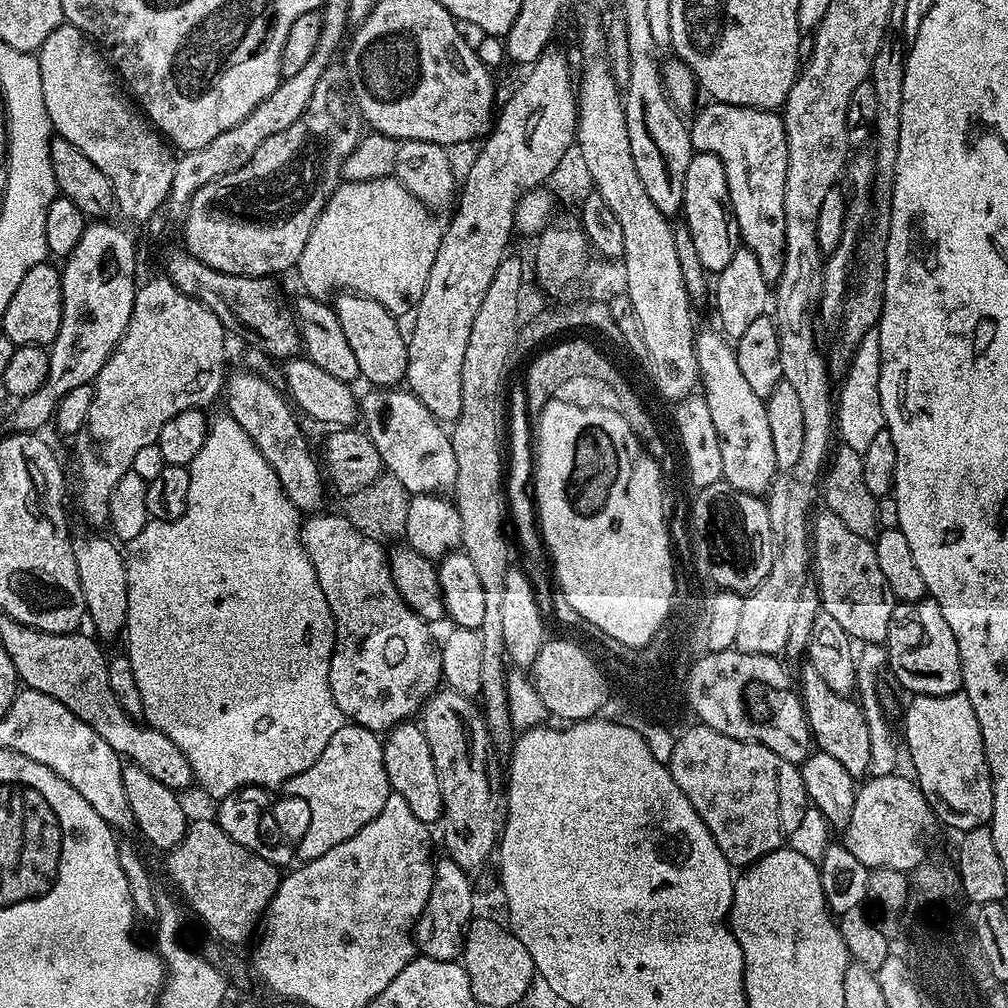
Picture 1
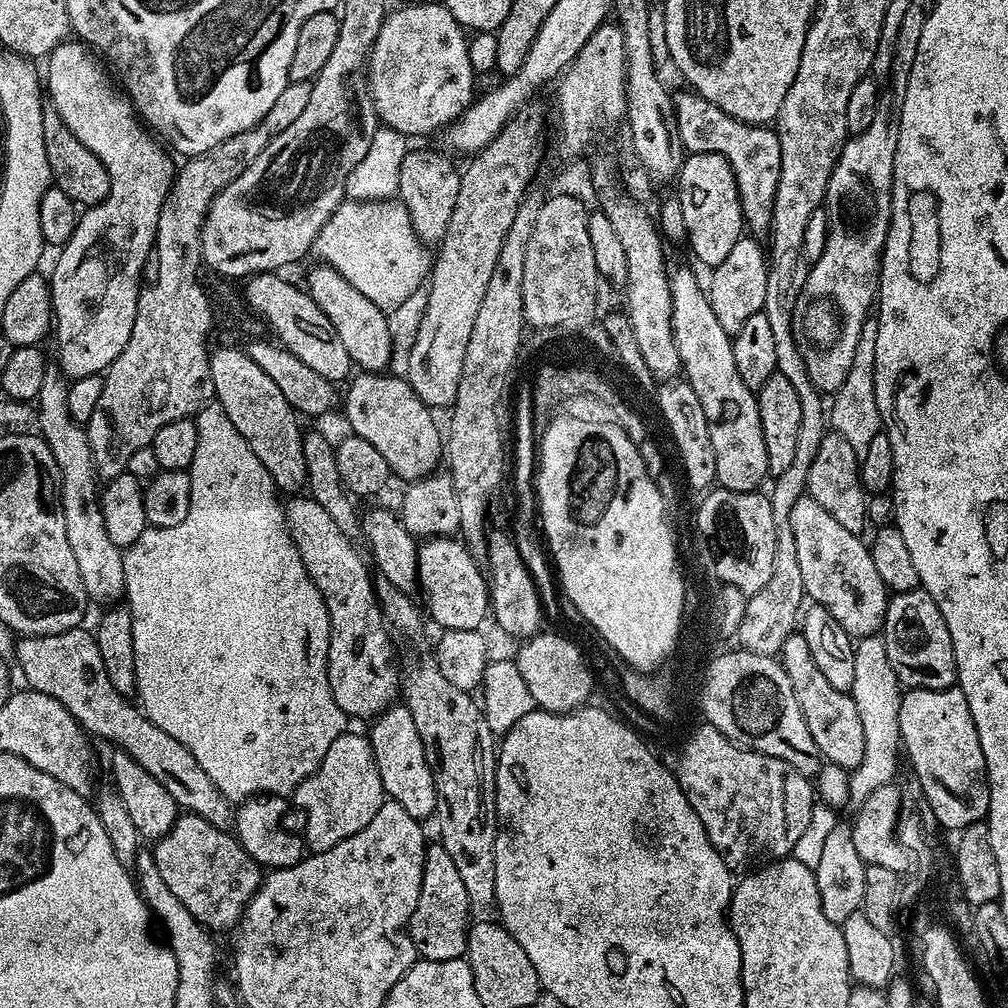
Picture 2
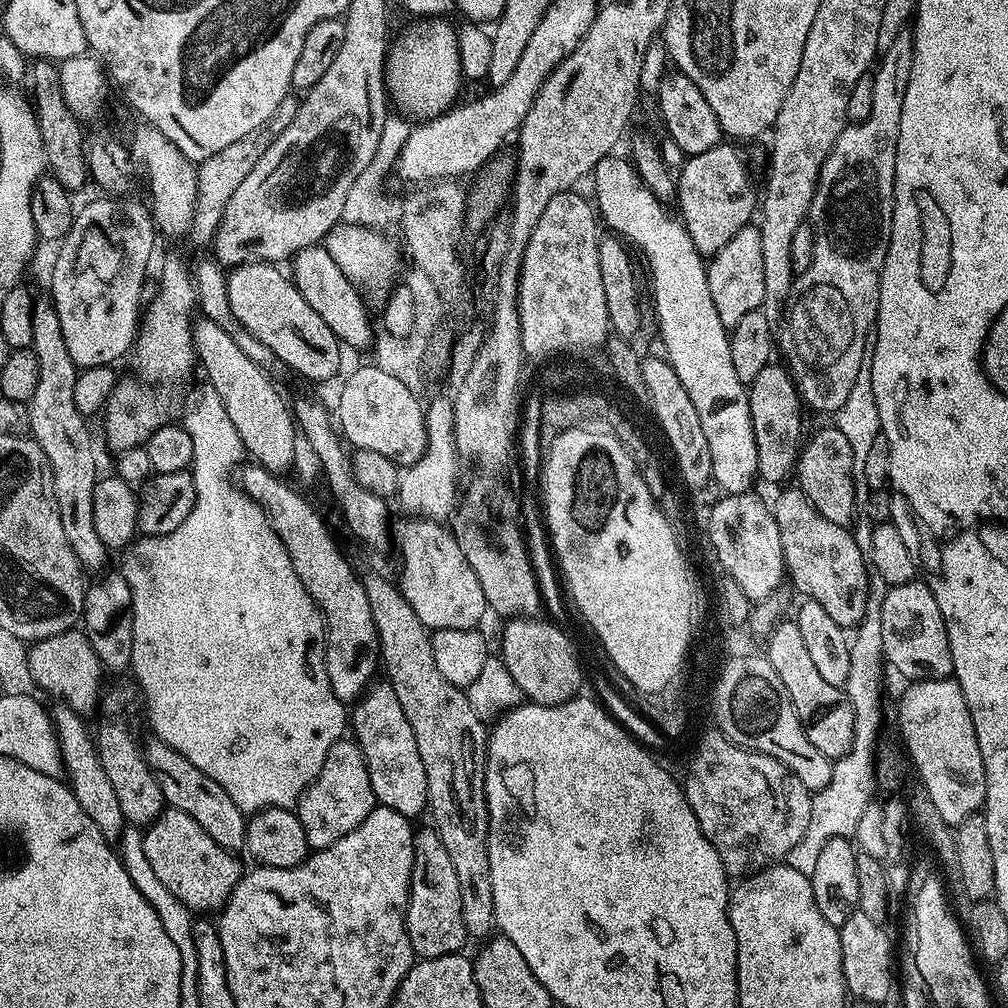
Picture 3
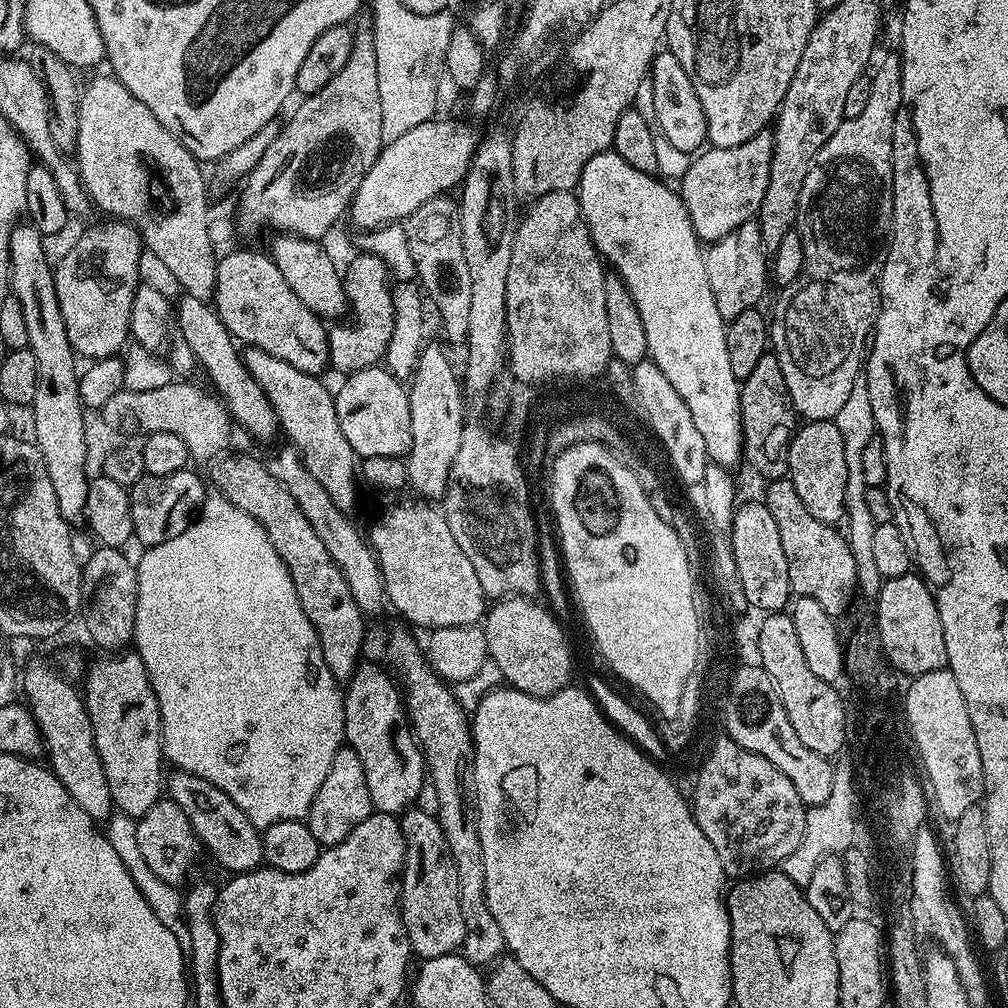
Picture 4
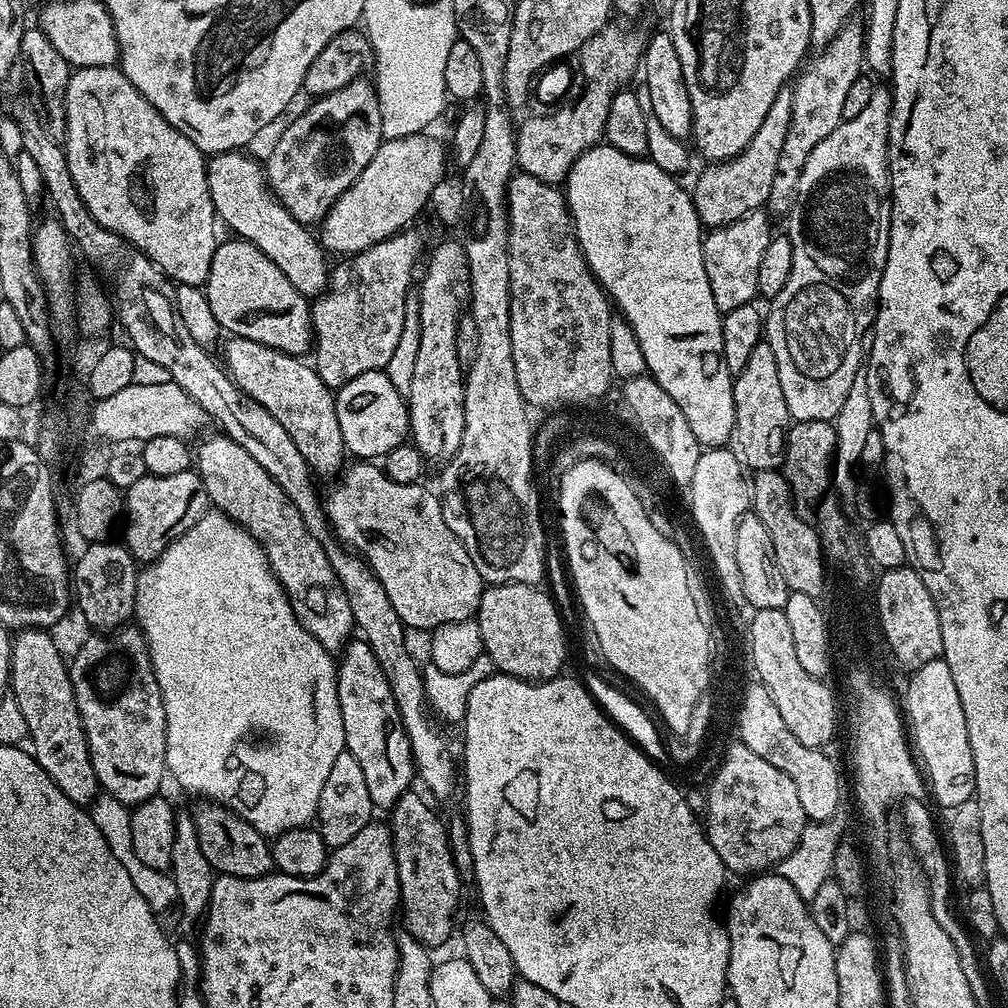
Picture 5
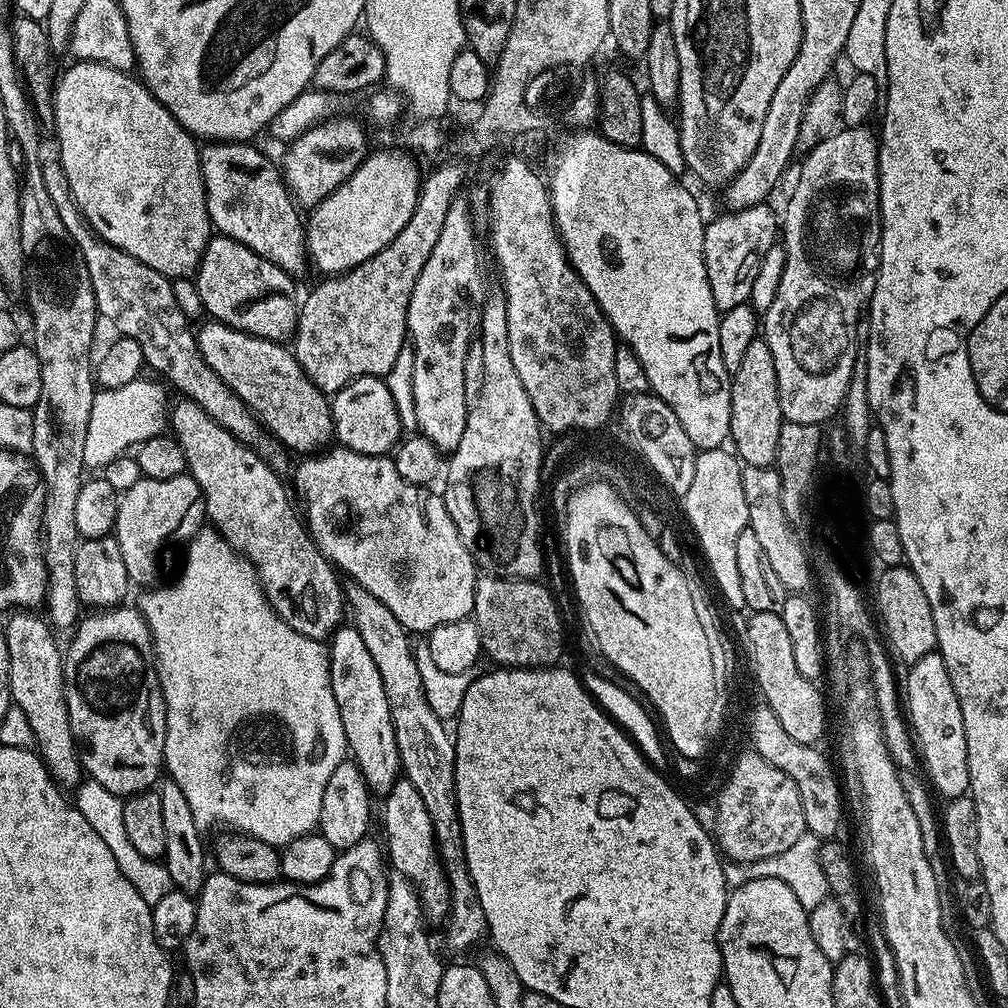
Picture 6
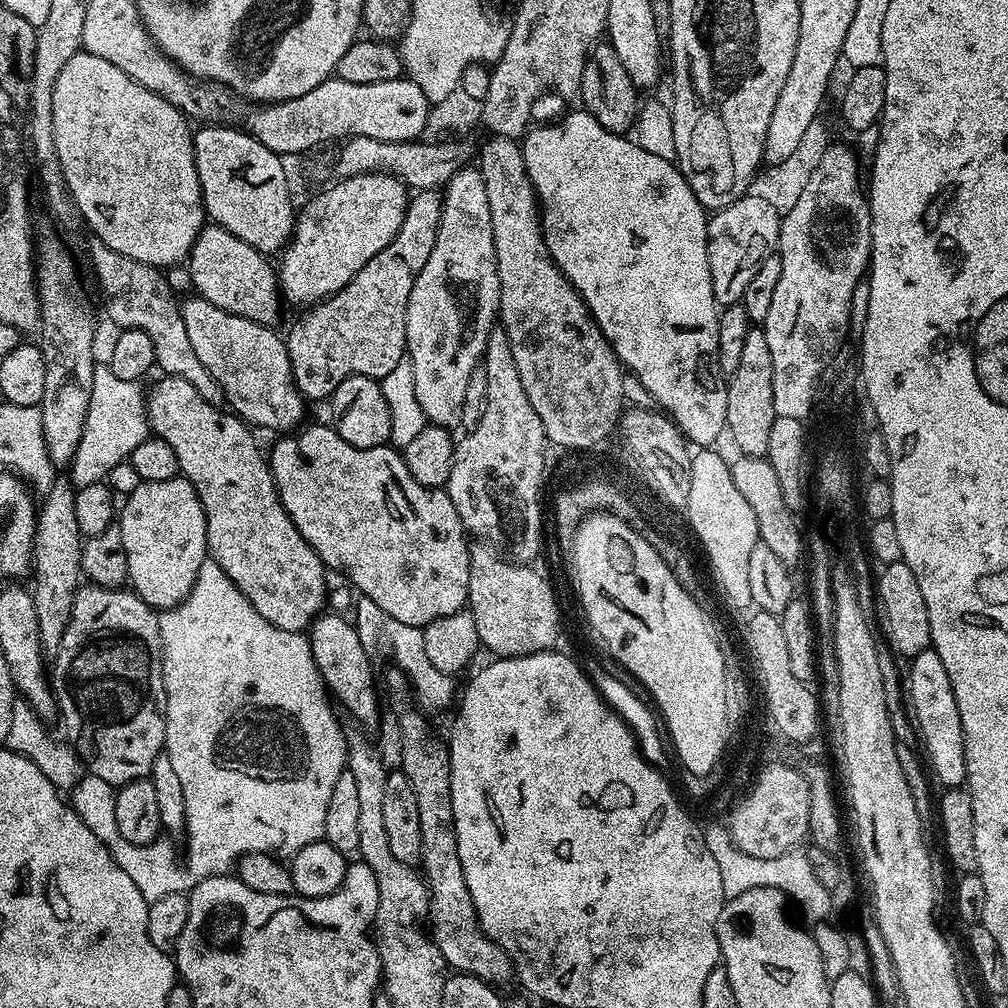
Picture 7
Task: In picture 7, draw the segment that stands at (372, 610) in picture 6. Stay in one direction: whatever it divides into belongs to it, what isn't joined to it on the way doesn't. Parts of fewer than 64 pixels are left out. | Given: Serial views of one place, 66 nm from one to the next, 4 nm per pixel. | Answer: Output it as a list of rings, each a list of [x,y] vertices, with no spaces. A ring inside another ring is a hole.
[[[399,669],[390,670],[386,676],[386,688],[393,706],[400,711],[396,724],[400,727],[400,740],[404,743],[400,748],[399,767],[406,778],[410,778],[414,798],[418,801],[418,823],[422,830],[419,863],[424,864],[422,875],[428,886],[427,923],[430,925],[430,935],[449,969],[493,986],[501,986],[508,979],[513,979],[514,969],[508,953],[482,930],[474,910],[474,898],[470,898],[470,886],[466,886],[466,874],[462,874],[458,838],[454,830],[454,802],[450,798],[452,771],[447,743],[443,739],[440,741],[428,729],[429,717],[423,711],[408,708],[410,685],[407,676]]]

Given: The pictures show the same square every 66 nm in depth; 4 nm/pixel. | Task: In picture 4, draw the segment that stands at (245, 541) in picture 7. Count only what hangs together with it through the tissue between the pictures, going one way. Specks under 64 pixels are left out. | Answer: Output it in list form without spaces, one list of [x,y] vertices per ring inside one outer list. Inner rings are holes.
[[[228,456],[217,459],[215,491],[226,497],[238,510],[250,514],[266,530],[270,542],[274,542],[274,550],[286,564],[286,570],[298,590],[298,598],[302,602],[302,610],[315,626],[322,646],[322,654],[326,658],[326,666],[330,666],[330,674],[338,682],[347,682],[356,673],[356,665],[361,663],[360,651],[364,648],[364,623],[366,617],[361,612],[350,586],[346,586],[346,578],[342,578],[342,570],[326,554],[326,546],[314,532],[314,526],[306,520],[306,514],[298,508],[298,502],[274,482],[267,463],[256,456]]]

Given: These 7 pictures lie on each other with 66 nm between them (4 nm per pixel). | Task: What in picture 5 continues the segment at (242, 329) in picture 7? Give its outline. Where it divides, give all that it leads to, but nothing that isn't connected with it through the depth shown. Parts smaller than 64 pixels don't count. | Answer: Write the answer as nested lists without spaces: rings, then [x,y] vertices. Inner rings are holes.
[[[233,336],[225,339],[223,344],[222,364],[233,382],[245,396],[270,410],[270,414],[282,422],[286,434],[294,438],[294,446],[298,446],[302,458],[306,458],[309,468],[317,477],[335,477],[345,467],[346,449],[342,430],[338,430],[333,389],[322,382],[315,367],[307,359],[250,342],[250,338]]]

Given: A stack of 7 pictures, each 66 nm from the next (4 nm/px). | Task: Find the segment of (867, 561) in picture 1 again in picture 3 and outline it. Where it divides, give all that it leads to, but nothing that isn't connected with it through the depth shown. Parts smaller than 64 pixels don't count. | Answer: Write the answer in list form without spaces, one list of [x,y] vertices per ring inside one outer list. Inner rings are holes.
[[[798,486],[779,489],[776,504],[771,505],[772,516],[778,522],[782,538],[782,554],[787,579],[801,593],[801,597],[818,602],[834,622],[845,630],[855,629],[866,611],[870,568],[866,554],[861,551],[848,528],[822,518]]]

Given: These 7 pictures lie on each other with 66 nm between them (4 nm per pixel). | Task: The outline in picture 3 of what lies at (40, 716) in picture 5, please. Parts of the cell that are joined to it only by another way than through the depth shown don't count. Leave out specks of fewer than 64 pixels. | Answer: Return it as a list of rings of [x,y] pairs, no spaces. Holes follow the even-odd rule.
[[[57,703],[56,708],[51,709],[52,724],[55,726],[56,737],[59,740],[59,750],[62,754],[66,778],[78,804],[86,811],[90,820],[98,826],[102,836],[108,844],[117,845],[121,839],[124,829],[127,827],[127,820],[122,814],[122,806],[111,786],[110,778],[102,767],[102,762],[97,754],[95,741],[91,731],[88,732],[87,721],[80,717],[67,704]]]

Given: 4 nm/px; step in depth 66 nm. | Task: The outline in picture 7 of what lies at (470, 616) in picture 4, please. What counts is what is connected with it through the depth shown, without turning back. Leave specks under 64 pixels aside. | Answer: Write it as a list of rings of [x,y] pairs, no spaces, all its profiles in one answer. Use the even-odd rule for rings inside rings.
[[[325,424],[281,435],[272,456],[270,452],[276,493],[286,514],[298,526],[298,534],[306,538],[325,569],[349,576],[360,596],[370,598],[400,624],[423,628],[434,618],[461,611],[468,603],[470,590],[470,540],[447,491],[418,483],[395,447],[379,444],[355,448],[338,435],[335,427]]]

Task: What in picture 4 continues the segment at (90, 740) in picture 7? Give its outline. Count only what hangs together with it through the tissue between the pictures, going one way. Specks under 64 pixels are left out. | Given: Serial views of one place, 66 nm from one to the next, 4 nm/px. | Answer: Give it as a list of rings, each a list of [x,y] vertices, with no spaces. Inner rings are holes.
[[[124,650],[101,657],[87,665],[82,697],[93,723],[94,746],[105,770],[112,803],[121,813],[138,818],[162,799],[162,785],[166,780],[166,772],[160,769],[162,737],[158,698],[136,651]]]

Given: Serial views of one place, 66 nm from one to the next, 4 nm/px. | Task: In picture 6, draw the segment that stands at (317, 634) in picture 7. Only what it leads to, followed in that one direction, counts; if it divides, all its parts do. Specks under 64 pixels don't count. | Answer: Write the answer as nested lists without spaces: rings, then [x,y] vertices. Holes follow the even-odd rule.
[[[341,626],[327,641],[330,686],[338,702],[338,714],[342,714],[342,730],[346,730],[346,742],[351,759],[362,770],[371,793],[387,794],[394,782],[401,779],[400,754],[394,734],[394,722],[390,718],[390,702],[386,702],[386,690],[382,678],[362,634],[354,626]]]

